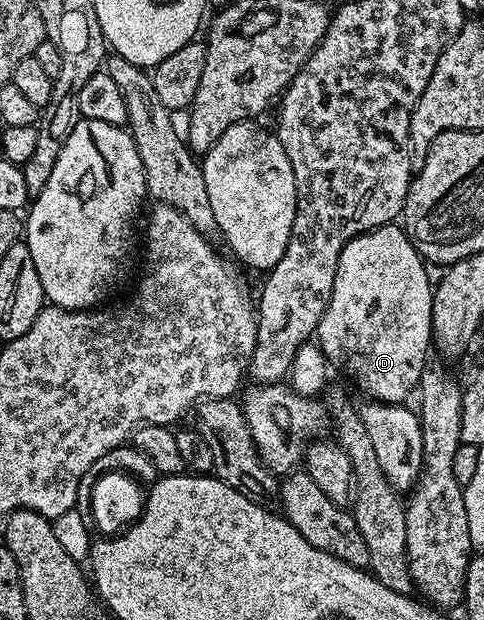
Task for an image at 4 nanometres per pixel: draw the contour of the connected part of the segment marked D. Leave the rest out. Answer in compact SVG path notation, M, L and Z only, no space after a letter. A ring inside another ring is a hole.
M400 224L384 225L370 233L352 237L339 255L335 287L331 299L317 324L315 341L328 360L335 366L342 365L345 373L362 389L366 398L387 405L408 402L409 392L421 384L421 374L427 368L425 352L433 341L433 291L429 273L408 233Z

